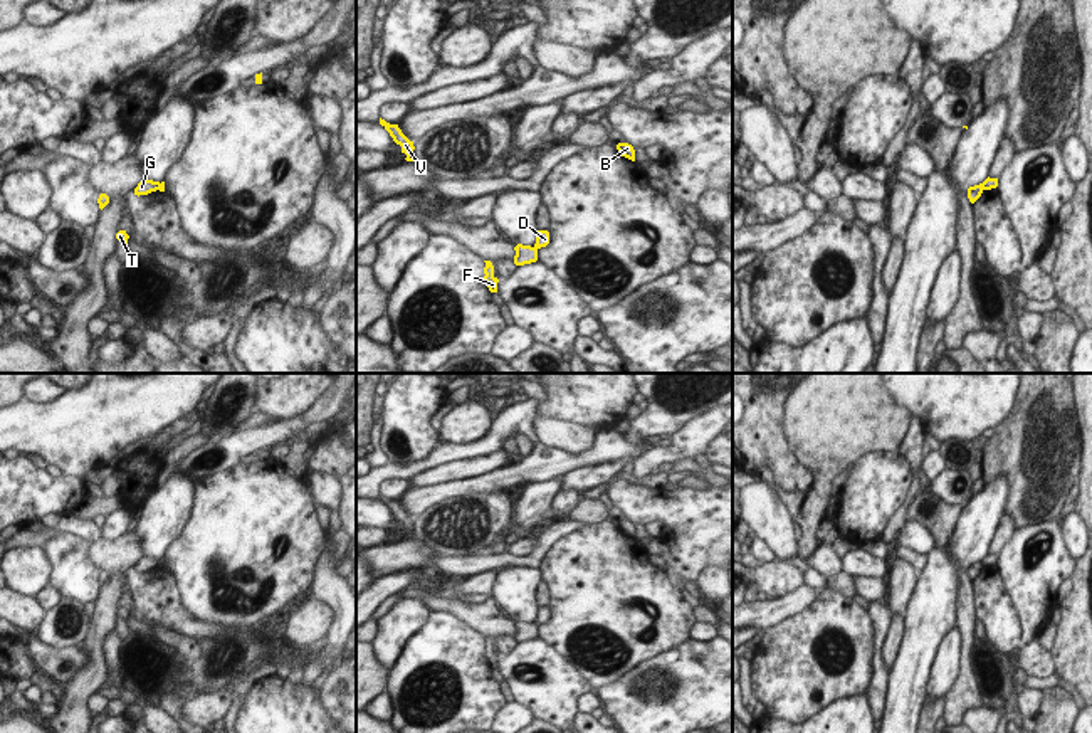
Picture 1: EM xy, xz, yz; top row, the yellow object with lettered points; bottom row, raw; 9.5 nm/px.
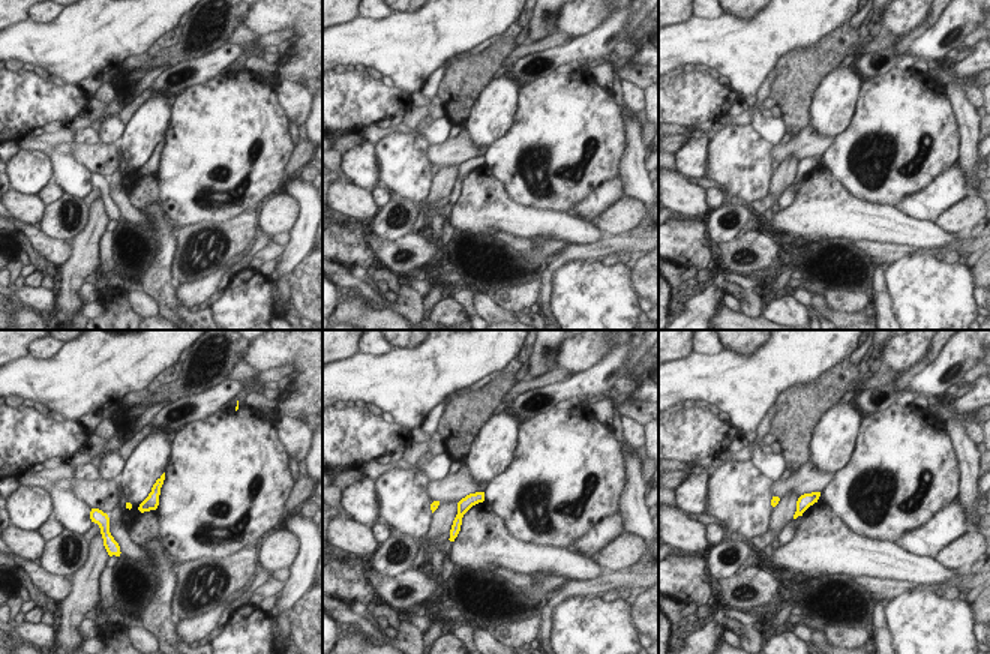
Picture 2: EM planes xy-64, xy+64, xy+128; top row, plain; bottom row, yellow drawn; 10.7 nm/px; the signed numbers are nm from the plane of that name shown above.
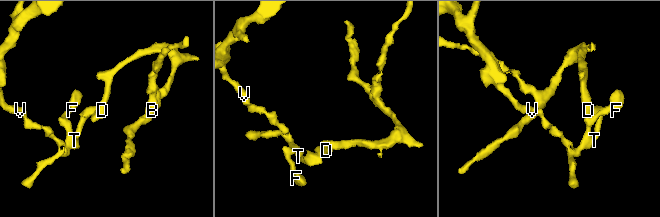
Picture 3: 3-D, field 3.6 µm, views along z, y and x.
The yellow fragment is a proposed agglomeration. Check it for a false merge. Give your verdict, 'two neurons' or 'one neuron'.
two neurons

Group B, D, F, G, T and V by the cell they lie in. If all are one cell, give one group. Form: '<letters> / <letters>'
B D / F G T V

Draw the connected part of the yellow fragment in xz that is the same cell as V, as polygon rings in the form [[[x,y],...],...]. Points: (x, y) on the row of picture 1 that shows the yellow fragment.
[[[380,118],[380,124],[390,133],[390,136],[393,138],[393,141],[402,146],[402,153],[407,155],[405,160],[407,160],[407,161],[417,161],[417,160],[415,160],[415,153],[413,153],[413,150],[415,150],[413,141],[410,141],[410,140],[402,133],[402,129],[398,128],[398,124],[390,124],[390,123],[386,123],[386,121],[381,119],[381,118]]]

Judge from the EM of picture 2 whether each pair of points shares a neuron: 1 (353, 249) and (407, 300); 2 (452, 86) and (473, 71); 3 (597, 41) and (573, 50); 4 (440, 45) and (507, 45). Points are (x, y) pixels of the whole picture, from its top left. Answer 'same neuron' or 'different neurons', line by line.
1: different neurons
2: same neuron
3: same neuron
4: different neurons

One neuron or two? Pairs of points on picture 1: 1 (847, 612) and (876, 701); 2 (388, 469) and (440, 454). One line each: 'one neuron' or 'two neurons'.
1: two neurons
2: one neuron

